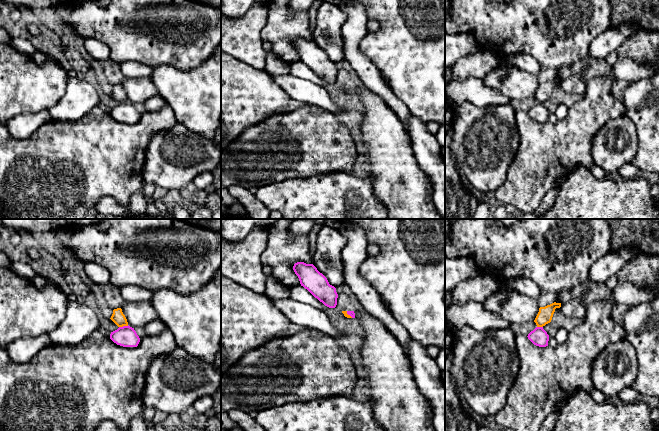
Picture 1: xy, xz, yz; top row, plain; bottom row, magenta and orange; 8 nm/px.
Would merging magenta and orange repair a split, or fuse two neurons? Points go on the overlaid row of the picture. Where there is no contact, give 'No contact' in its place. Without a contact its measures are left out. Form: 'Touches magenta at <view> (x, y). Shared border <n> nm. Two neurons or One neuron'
Touches magenta at xy (123, 326). Shared border 80 nm. One neuron

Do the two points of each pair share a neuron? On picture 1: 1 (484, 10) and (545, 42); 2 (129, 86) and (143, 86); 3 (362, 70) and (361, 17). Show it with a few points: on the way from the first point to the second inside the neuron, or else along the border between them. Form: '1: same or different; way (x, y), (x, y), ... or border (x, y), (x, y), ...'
1: same; way (499, 23), (504, 28), (530, 30)
2: same; way (132, 86), (140, 86)
3: same; way (354, 57), (354, 30)

